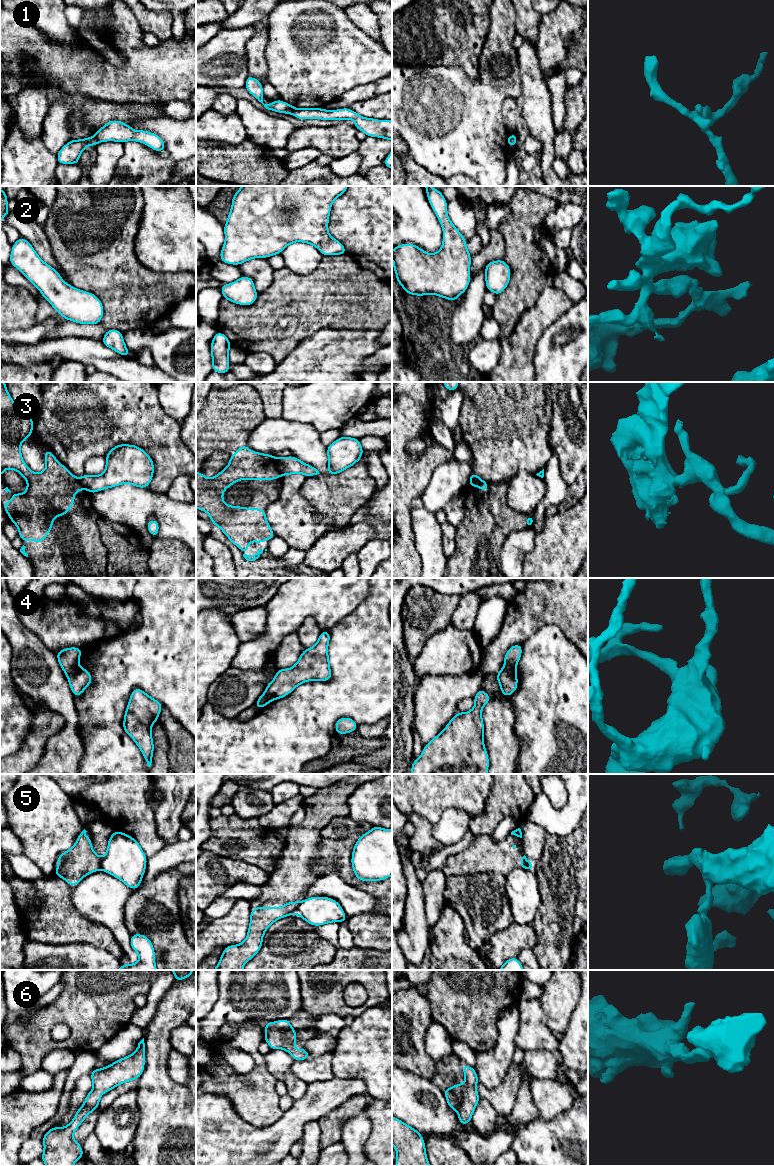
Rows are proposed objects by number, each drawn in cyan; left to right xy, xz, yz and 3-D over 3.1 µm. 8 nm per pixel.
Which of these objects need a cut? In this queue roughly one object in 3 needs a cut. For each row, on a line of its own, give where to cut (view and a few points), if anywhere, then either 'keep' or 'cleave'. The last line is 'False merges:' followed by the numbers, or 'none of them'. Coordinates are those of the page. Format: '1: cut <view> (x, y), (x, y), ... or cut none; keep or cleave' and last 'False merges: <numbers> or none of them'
1: cut xy (95, 135), (99, 141); cleave
2: cut none; keep
3: cut xz (277, 459), (276, 466), (282, 474); cleave
4: cut xy (78, 666), (67, 675); cleave
5: cut xy (102, 858), (100, 868); cleave
6: cut none; keep
False merges: 1, 3, 4, 5

